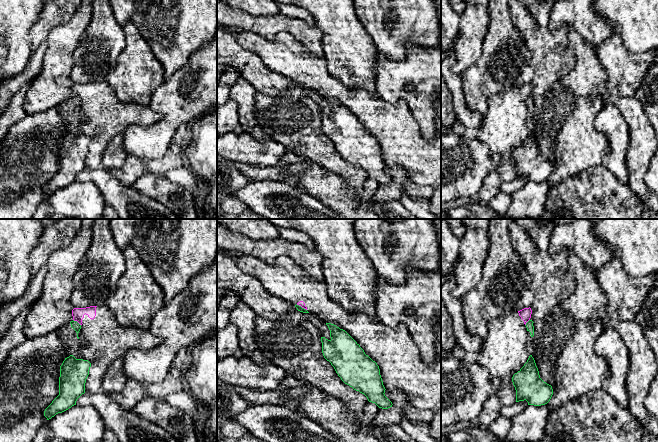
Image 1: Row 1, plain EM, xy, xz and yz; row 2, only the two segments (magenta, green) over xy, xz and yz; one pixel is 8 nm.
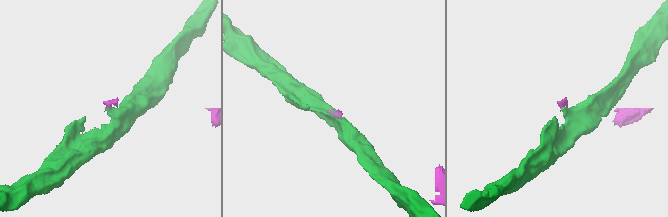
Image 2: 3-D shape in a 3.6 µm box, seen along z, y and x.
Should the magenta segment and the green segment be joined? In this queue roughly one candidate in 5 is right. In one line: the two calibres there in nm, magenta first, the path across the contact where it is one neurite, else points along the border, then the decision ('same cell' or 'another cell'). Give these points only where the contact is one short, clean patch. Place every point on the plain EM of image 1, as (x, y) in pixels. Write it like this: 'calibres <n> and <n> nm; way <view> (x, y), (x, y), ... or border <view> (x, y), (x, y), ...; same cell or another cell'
calibres 100 and 70 nm; border xy (73, 95), (80, 101); another cell

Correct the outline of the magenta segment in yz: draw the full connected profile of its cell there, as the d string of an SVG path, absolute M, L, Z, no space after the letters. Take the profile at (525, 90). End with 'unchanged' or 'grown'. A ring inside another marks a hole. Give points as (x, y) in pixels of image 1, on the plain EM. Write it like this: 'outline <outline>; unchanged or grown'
outline M529 83L491 95L487 100L488 109L484 115L483 123L473 133L478 140L487 145L491 156L498 154L501 157L501 166L498 171L502 181L511 181L516 178L516 166L512 153L520 147L530 132L526 125L527 104L525 101L530 96L531 90L532 86Z; grown

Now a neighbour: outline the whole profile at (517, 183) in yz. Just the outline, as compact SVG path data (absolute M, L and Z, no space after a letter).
M526 176L515 178L511 181L502 181L501 192L512 194L516 190L520 189L526 182L528 182L528 178Z

